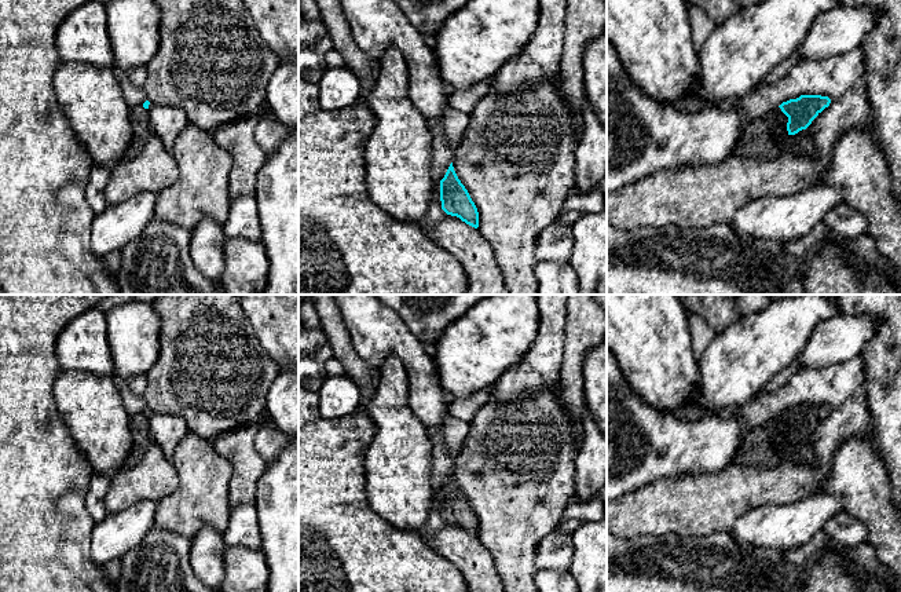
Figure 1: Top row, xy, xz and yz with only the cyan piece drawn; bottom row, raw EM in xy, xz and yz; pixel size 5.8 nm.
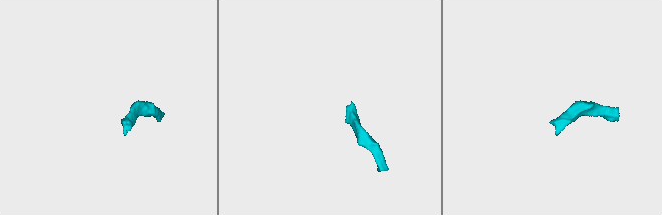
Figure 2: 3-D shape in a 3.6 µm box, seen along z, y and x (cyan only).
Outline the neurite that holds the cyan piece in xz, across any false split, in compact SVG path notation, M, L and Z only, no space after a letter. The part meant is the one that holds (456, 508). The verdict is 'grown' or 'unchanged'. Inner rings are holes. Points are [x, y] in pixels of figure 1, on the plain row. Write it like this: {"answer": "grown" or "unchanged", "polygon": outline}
{"answer": "unchanged", "polygon": "M453 471L440 489L442 518L451 525L459 526L466 533L479 536L479 520L468 498L458 487Z"}

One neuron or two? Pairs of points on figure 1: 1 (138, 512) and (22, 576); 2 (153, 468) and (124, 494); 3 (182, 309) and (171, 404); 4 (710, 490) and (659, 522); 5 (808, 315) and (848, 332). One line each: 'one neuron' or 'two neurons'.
1: two neurons
2: one neuron
3: one neuron
4: one neuron
5: two neurons

